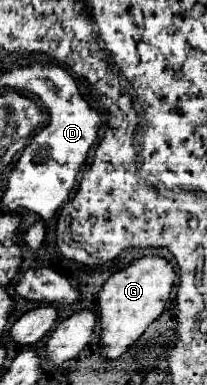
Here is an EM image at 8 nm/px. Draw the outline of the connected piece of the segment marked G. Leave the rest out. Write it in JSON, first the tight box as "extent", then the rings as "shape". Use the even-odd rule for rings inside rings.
{"extent":[99,254,175,358],"shape":[[[147,254],[135,258],[129,266],[111,274],[99,292],[99,318],[101,318],[101,344],[103,358],[119,358],[143,332],[161,316],[175,286],[175,268],[171,260],[161,254]]]}

